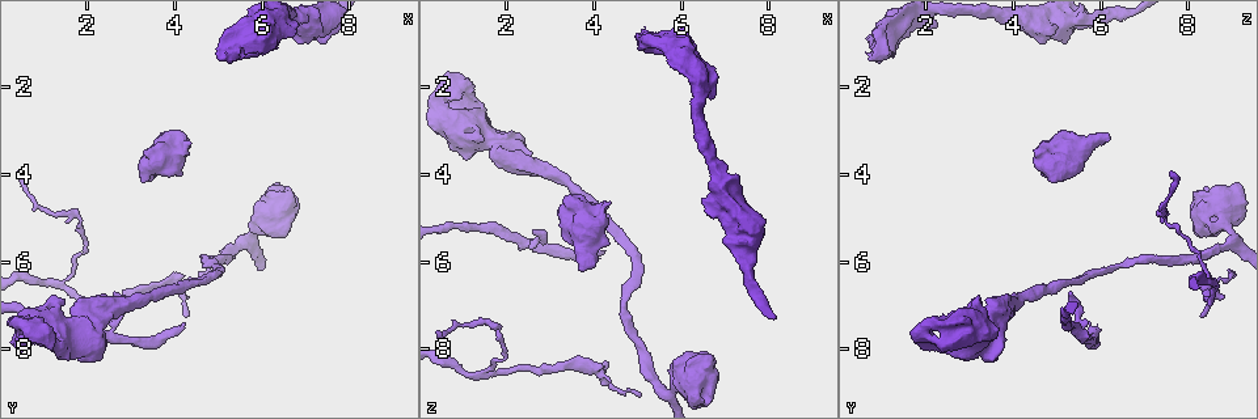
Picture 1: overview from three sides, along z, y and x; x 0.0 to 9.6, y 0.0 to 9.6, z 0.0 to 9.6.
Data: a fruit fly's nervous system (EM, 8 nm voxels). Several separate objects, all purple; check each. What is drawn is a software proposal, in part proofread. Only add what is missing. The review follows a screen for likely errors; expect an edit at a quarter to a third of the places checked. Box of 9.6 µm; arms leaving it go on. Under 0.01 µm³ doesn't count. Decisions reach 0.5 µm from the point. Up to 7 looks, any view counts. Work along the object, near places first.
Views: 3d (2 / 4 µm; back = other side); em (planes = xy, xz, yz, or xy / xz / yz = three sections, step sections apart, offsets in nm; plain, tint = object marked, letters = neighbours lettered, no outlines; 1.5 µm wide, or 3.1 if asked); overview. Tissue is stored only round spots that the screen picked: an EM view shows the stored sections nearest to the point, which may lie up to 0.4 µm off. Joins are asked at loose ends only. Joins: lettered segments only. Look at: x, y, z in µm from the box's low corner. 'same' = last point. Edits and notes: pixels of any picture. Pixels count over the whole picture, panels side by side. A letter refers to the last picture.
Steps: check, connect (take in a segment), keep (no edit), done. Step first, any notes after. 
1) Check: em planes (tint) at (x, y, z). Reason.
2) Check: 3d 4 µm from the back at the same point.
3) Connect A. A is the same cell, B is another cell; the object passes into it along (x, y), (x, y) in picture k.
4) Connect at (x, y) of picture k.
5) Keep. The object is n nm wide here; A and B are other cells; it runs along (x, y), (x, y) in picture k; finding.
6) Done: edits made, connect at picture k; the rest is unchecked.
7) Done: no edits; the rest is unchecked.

Check: em xz step 8 (plain) at (3.40, 3.45, 4.60). An open end.

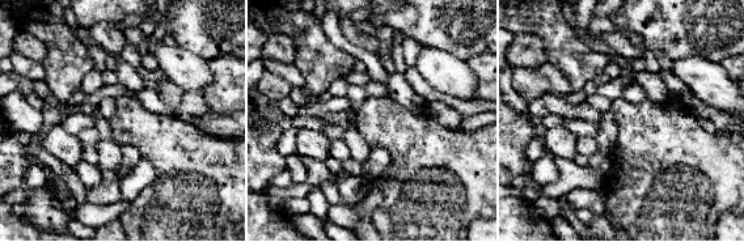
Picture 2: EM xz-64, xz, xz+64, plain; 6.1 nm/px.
Check: em xz step 8 (tint) at the same point. Where the object lies.

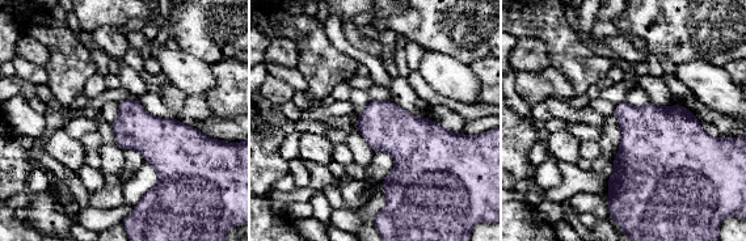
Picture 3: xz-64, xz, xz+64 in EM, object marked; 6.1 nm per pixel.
Check: em xz step 8 (letters) at the same point. See the neighbours.

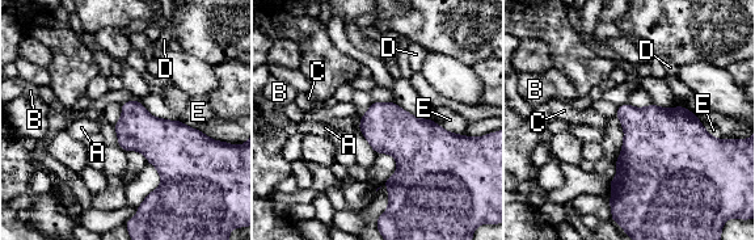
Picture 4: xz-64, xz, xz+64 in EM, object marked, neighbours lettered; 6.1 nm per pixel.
Keep. A, B, C, D and E are other cells; a border runs along (361, 118), (358, 129) in picture 4; none of them fits.

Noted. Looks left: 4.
Check: 3d 4 µm at (6.60, 0.80, 4.75). Branch stops here.

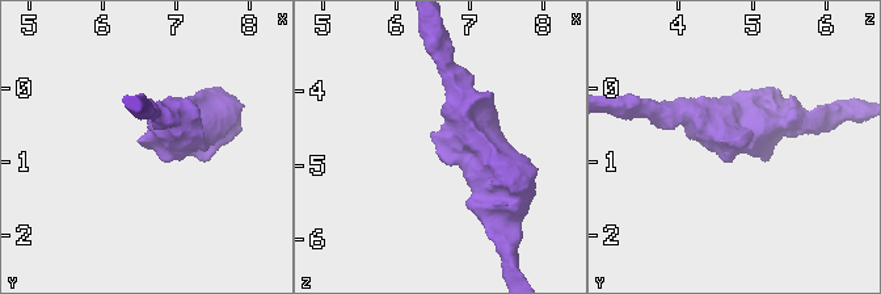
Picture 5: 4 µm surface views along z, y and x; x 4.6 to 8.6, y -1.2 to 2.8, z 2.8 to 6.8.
Check: em xz step 8 (letters) at (6.55, 0.80, 4.75).

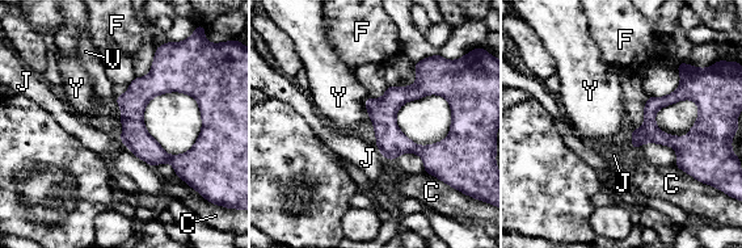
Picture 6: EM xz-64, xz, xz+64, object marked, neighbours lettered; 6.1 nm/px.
Check: em planes (letters) at the same point.

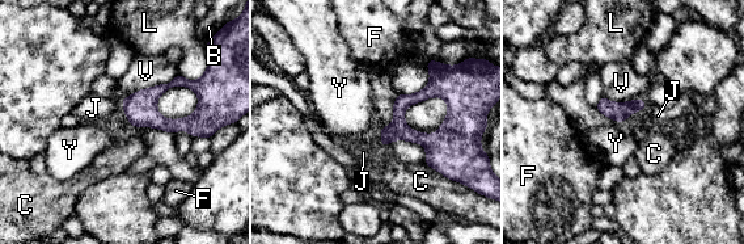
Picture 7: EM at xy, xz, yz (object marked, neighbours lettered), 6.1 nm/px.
Keep. B, C, F, J, L, V and Y are other cells; it runs along (431, 67), (451, 101), (440, 167) in picture 7; no lettered segment goes on from it.

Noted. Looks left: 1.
Done: no edits; the rest is unchecked.

